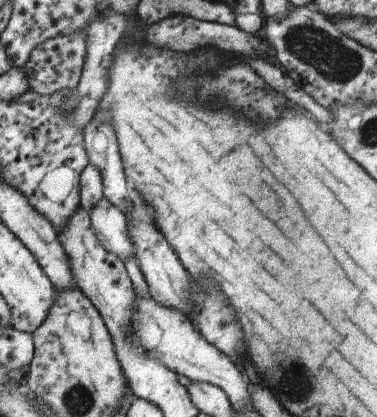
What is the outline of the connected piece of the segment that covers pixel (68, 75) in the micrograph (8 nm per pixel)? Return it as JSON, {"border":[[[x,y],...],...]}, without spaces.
{"border":[[[87,29],[74,31],[70,35],[58,35],[48,39],[31,52],[30,59],[23,64],[22,70],[28,79],[29,90],[48,95],[62,89],[79,89],[84,78],[85,58],[87,56]]]}

